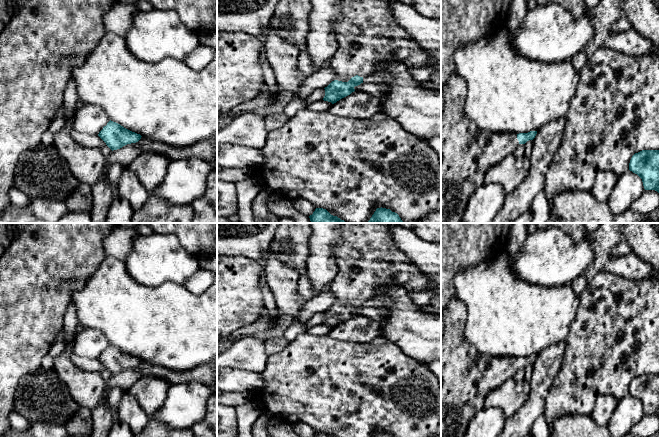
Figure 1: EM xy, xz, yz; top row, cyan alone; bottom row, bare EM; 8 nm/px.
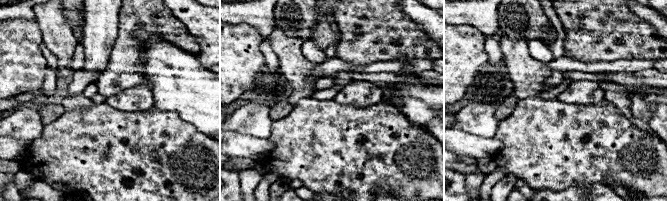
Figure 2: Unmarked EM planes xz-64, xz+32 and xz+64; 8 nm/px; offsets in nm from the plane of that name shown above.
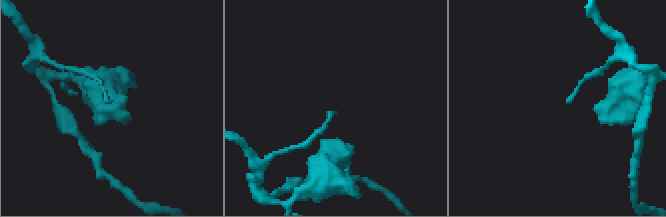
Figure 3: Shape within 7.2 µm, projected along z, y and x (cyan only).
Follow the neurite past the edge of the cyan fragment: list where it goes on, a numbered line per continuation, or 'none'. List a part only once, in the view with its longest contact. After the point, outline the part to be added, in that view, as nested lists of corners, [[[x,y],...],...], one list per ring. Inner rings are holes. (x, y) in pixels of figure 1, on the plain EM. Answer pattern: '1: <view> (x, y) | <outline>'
1: xz (369, 262) | [[[342,223],[334,254],[338,272],[330,284],[330,291],[337,298],[335,304],[348,306],[356,299],[365,301],[393,286],[401,286],[412,294],[435,288],[434,283],[398,249],[388,223]]]

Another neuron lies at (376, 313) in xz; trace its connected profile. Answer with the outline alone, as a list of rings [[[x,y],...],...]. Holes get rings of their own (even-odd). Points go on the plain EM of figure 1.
[[[361,307],[360,309],[355,310],[354,313],[355,315],[367,316],[380,322],[389,314],[389,310],[386,307]]]

